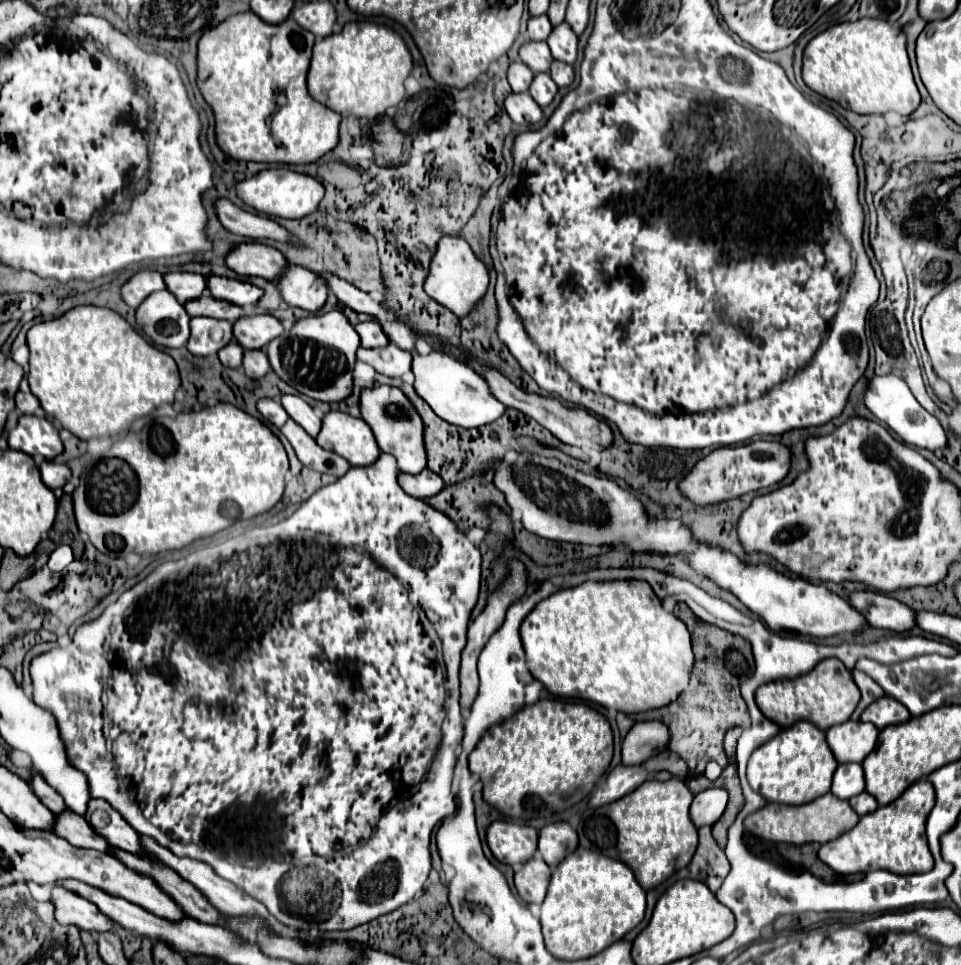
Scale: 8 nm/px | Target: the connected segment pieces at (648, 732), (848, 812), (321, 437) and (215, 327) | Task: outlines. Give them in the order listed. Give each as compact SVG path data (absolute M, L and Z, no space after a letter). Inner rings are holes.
M636 722L622 742L622 764L638 766L668 746L668 726L662 722Z
M824 794L820 798L816 798L814 802L802 804L802 806L782 806L782 804L766 804L764 808L756 810L754 814L746 816L744 826L748 832L752 832L754 836L762 838L762 840L770 840L770 842L786 842L786 844L808 844L808 842L828 842L838 838L840 834L848 832L852 826L858 824L858 816L856 812L850 808L850 804L846 800L836 798L834 794Z
M338 410L324 414L316 442L324 450L340 454L352 466L370 466L380 456L380 448L368 424Z
M216 318L190 320L190 338L186 344L190 354L194 356L216 354L230 340L232 340L232 324L228 320L216 320Z

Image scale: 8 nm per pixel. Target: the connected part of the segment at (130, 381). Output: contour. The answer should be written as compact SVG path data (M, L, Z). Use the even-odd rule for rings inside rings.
M76 306L64 316L40 322L28 332L30 372L28 382L32 394L40 400L48 416L60 422L80 440L106 438L126 432L134 418L152 414L160 404L174 402L174 392L180 386L178 366L172 356L150 346L120 314L98 306Z

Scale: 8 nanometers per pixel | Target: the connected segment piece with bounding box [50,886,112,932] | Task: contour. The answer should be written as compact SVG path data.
M54 886L50 892L50 902L54 904L56 920L60 924L74 924L80 930L96 930L96 932L106 932L112 930L108 916L104 916L92 902L84 900L82 896Z

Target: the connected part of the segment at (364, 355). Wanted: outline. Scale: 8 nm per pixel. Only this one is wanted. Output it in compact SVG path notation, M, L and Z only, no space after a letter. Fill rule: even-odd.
M388 344L384 348L358 348L356 352L358 360L370 364L376 372L384 374L384 376L404 376L406 372L410 372L410 364L412 364L412 356L410 352L398 348L396 344Z

